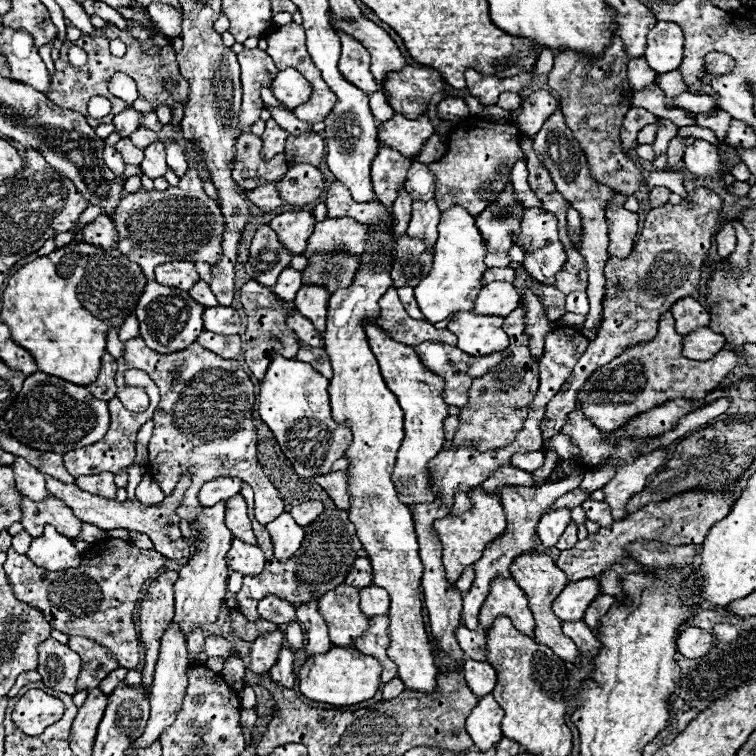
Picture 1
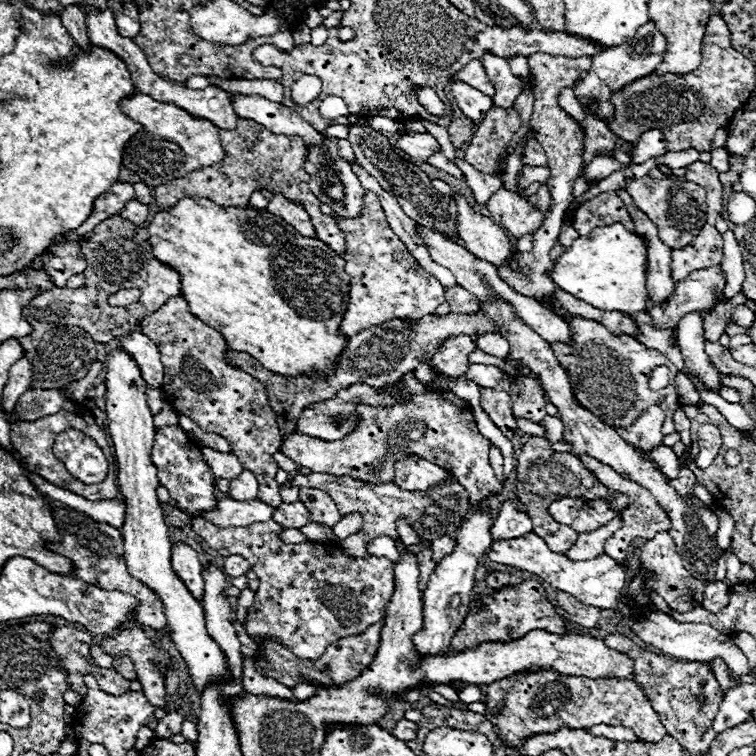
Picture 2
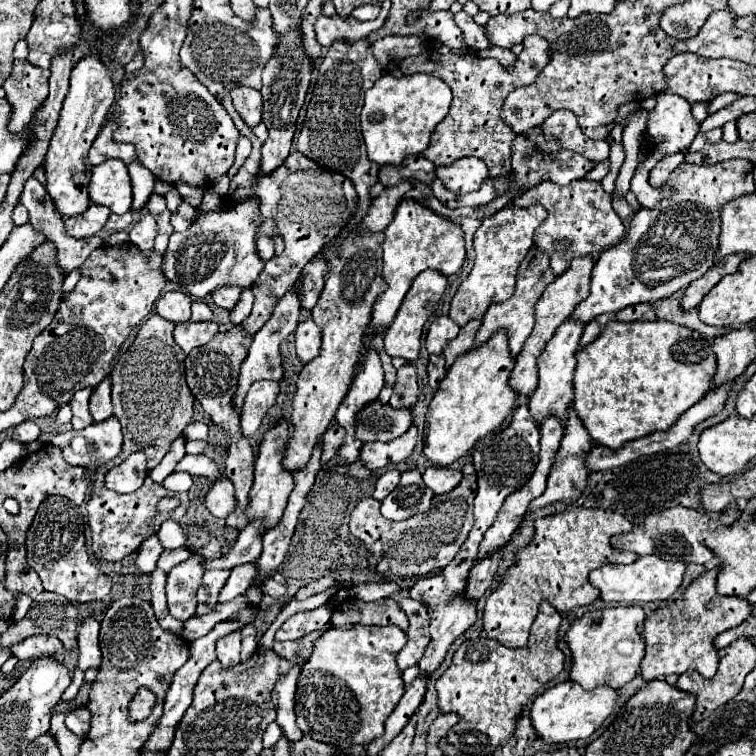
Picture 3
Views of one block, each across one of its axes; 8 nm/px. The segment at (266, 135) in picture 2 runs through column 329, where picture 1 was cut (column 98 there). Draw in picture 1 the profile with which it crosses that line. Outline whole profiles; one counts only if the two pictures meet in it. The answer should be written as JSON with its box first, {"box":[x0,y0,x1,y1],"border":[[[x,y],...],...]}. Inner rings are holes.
{"box":[82,214,116,250],"border":[[[100,214],[96,220],[86,224],[82,228],[82,240],[88,244],[96,244],[104,250],[116,246],[116,228],[112,224],[112,218],[106,214]]]}

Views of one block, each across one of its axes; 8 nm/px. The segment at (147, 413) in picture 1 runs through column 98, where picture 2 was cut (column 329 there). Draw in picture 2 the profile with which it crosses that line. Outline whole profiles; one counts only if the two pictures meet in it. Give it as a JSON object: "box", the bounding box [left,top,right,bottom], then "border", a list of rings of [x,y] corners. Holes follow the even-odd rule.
{"box":[280,373,502,506],"border":[[[411,373],[404,375],[403,384],[406,386],[404,390],[408,390],[412,396],[408,402],[394,406],[358,404],[356,414],[360,422],[348,436],[328,442],[292,432],[284,438],[280,450],[310,472],[326,472],[334,476],[348,474],[372,484],[392,482],[394,462],[408,454],[416,454],[438,464],[440,468],[444,466],[452,470],[456,480],[470,494],[472,506],[478,506],[486,498],[500,494],[502,482],[496,480],[488,462],[490,444],[486,444],[486,438],[480,436],[468,402],[444,390],[426,390],[424,384],[420,384]]]}

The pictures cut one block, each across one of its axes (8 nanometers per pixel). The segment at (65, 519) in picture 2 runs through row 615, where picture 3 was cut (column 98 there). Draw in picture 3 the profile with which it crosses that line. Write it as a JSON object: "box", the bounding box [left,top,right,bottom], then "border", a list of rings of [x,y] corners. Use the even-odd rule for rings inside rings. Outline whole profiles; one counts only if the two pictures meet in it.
{"box":[90,114,136,166],"border":[[[114,114],[108,118],[108,122],[102,126],[98,138],[94,140],[92,148],[90,148],[90,164],[96,166],[96,164],[102,164],[104,160],[108,158],[118,158],[122,160],[124,164],[130,164],[134,158],[136,158],[136,152],[132,148],[132,144],[124,144],[124,142],[116,142],[112,138],[112,132],[116,128],[116,122],[114,122]]]}

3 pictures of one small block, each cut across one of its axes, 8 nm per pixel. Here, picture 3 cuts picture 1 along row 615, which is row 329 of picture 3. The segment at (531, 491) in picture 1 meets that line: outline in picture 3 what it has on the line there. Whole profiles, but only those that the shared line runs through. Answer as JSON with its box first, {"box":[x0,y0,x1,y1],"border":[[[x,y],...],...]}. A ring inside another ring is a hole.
{"box":[444,320,480,368],"border":[[[470,320],[462,330],[460,334],[456,336],[456,340],[448,342],[448,348],[444,348],[444,356],[446,356],[446,366],[450,368],[454,364],[454,360],[460,356],[460,354],[466,354],[472,350],[474,346],[474,336],[480,328],[480,320]]]}

